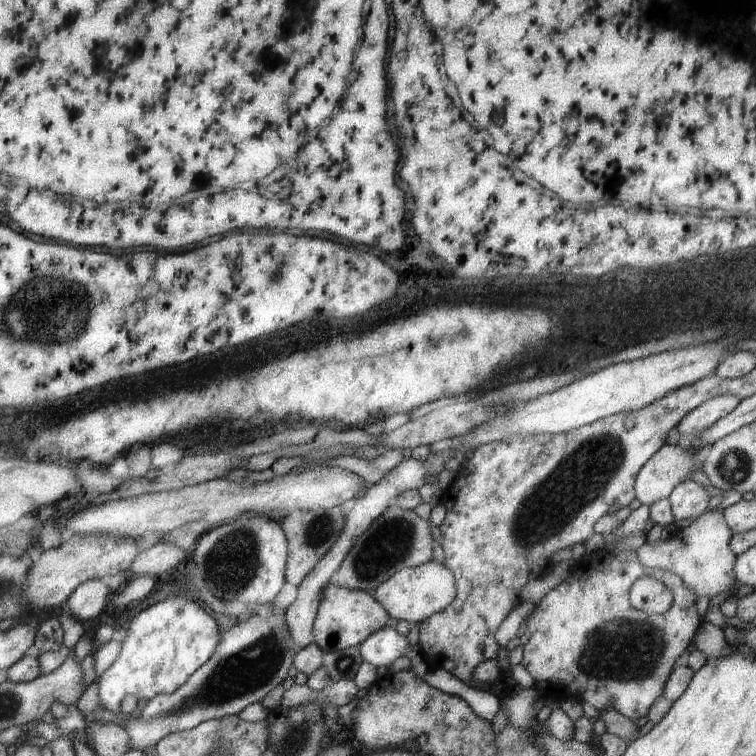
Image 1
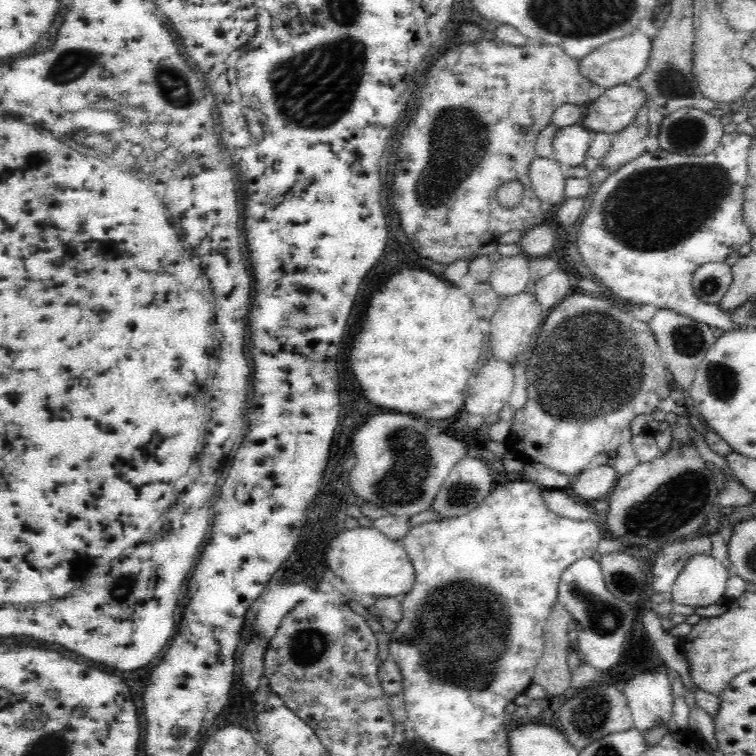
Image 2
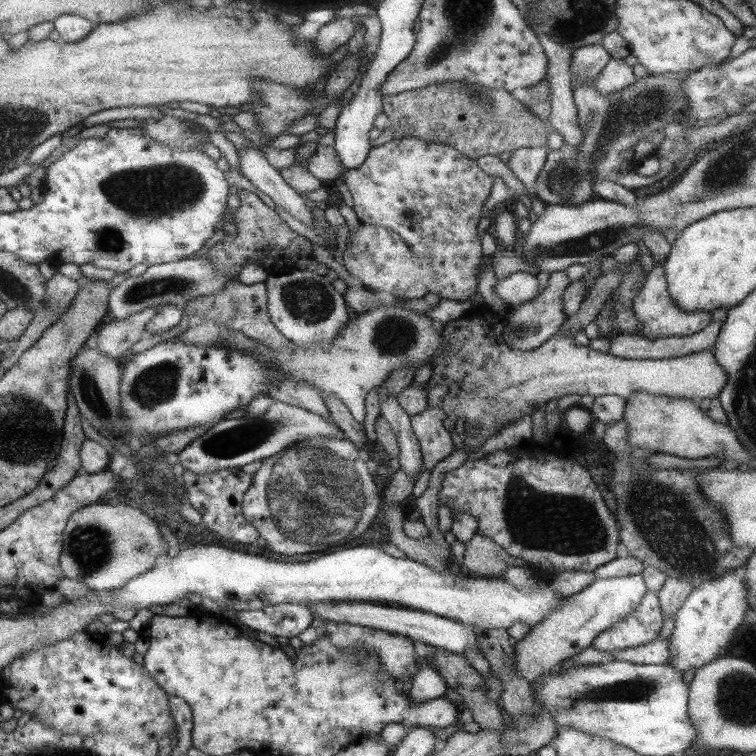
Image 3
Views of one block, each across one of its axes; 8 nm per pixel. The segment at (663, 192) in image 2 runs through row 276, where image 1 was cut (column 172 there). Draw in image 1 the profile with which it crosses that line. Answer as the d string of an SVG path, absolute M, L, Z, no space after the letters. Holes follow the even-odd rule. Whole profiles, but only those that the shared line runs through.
M175 594L167 596L159 604L148 606L139 611L139 614L132 618L126 630L126 638L121 642L121 650L117 659L99 677L98 697L103 709L110 710L113 714L118 712L120 702L125 696L133 695L137 700L150 699L157 693L172 693L176 688L187 680L187 677L201 666L212 655L213 649L217 646L221 632L217 632L215 620L205 612L202 604L193 601L186 594Z

